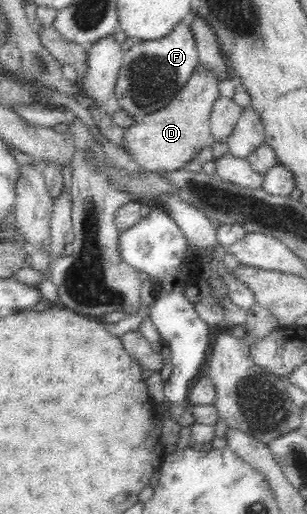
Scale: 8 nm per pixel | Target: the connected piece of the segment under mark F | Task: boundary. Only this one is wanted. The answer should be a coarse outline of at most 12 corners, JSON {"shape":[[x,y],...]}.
{"shape":[[188,20],[124,48],[114,93],[140,122],[200,61]]}

